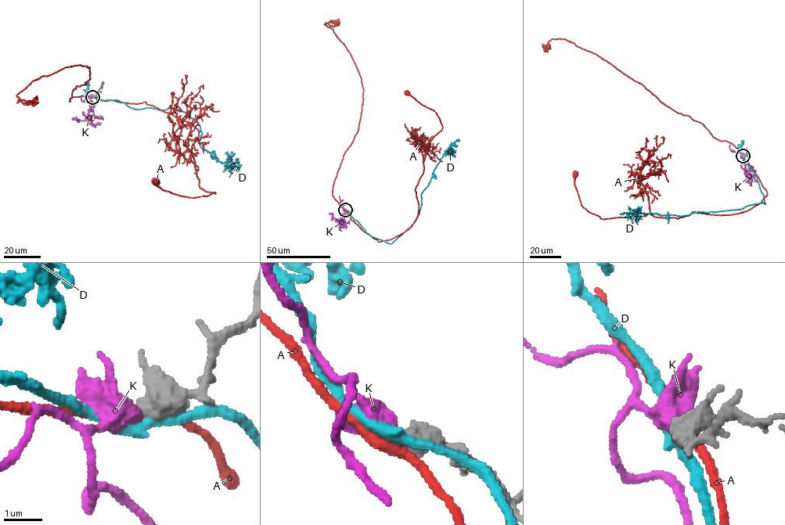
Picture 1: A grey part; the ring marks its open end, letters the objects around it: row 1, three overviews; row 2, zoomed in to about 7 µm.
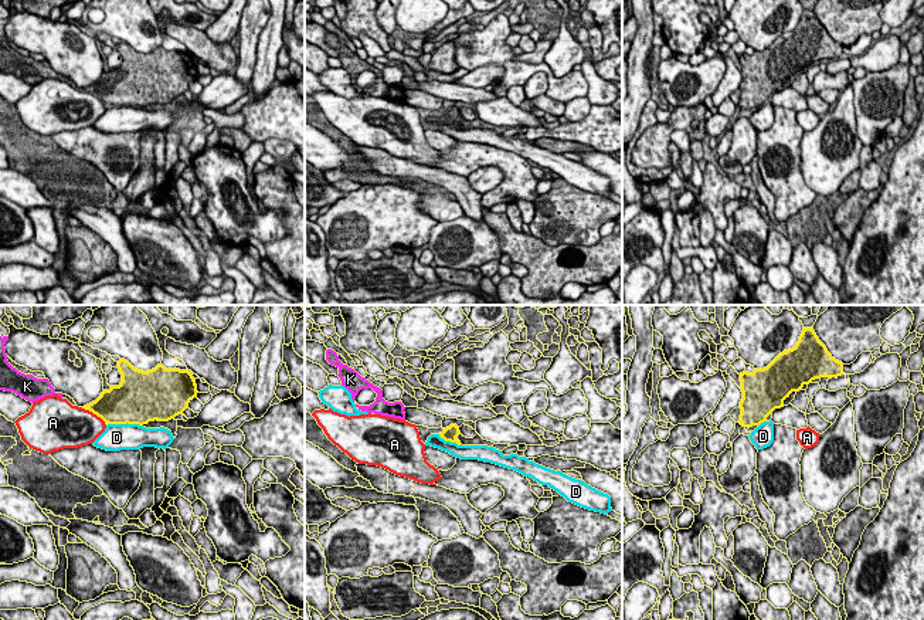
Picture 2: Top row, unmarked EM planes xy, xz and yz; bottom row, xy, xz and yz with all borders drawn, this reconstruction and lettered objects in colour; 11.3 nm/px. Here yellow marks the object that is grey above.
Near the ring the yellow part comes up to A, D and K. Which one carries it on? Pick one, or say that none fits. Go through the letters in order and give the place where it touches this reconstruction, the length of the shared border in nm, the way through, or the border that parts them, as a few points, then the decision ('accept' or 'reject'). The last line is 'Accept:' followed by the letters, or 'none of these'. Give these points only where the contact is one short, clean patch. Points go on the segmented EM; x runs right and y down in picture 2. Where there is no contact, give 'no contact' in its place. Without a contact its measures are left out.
A: contact xy (94, 413); length 340 nm; border xy (81, 407), (95, 413), (105, 422); reject
D: contact xy (125, 423); length 400 nm; reject
K: no contact; accept
Accept: K

